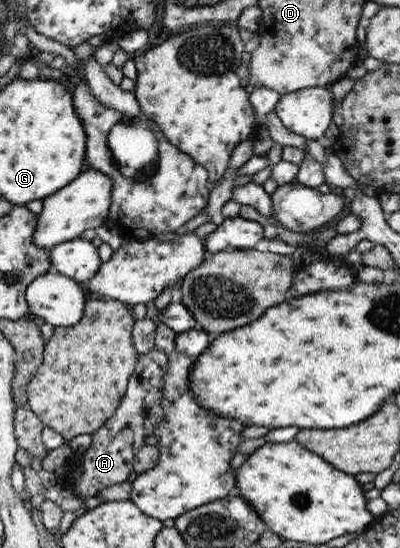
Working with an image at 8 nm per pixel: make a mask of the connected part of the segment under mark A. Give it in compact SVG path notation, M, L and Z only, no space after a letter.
M154 348L144 354L139 354L135 371L127 381L127 391L122 395L119 405L105 423L89 434L91 442L86 451L78 454L75 467L69 468L66 460L63 468L65 473L56 479L69 489L73 489L75 497L93 497L97 490L111 484L127 482L133 470L133 456L144 444L145 435L151 435L157 422L161 420L161 388L163 375L166 371L167 355Z

